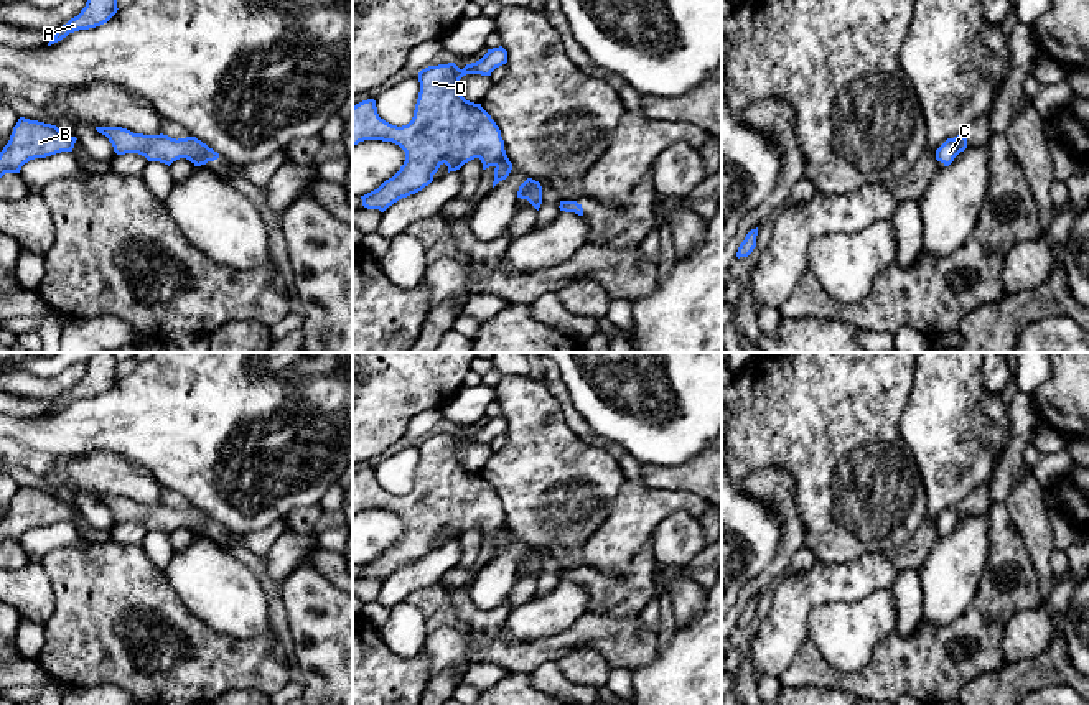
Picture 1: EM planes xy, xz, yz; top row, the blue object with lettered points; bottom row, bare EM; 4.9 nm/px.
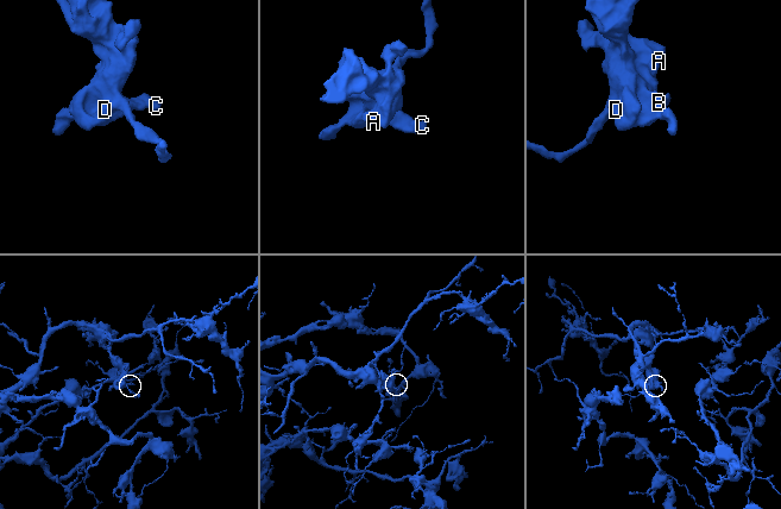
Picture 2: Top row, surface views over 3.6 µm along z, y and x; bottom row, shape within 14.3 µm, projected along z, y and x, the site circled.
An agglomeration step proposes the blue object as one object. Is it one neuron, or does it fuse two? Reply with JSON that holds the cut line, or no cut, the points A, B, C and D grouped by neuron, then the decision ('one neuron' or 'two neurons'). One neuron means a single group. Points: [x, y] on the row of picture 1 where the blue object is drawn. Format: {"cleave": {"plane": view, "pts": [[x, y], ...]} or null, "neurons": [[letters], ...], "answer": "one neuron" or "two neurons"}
{"cleave": null, "neurons": [["A", "B", "C", "D"]], "answer": "one neuron"}

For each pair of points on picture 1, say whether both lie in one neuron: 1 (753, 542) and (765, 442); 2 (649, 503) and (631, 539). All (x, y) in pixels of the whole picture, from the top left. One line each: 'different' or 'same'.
1: different
2: same

